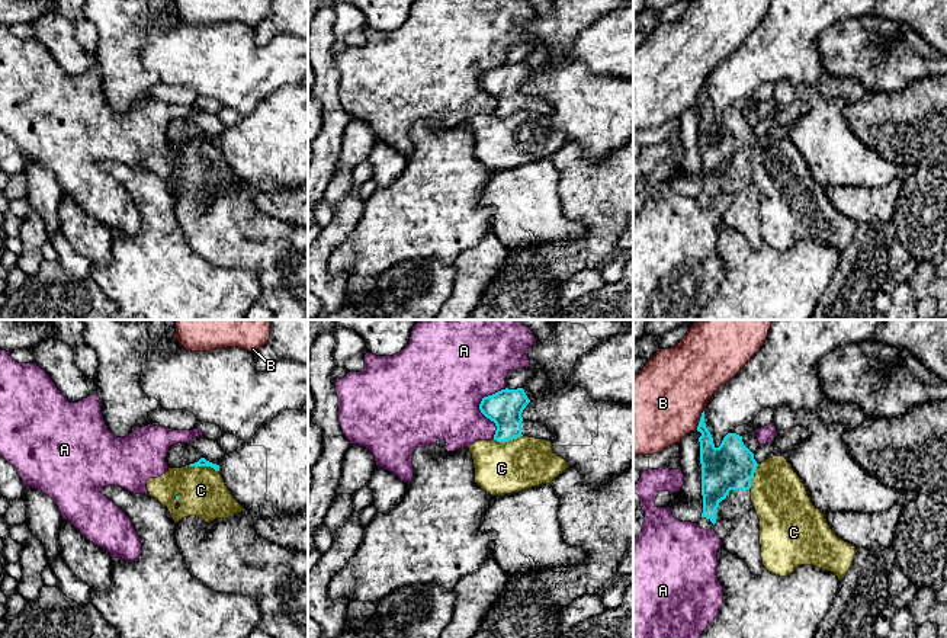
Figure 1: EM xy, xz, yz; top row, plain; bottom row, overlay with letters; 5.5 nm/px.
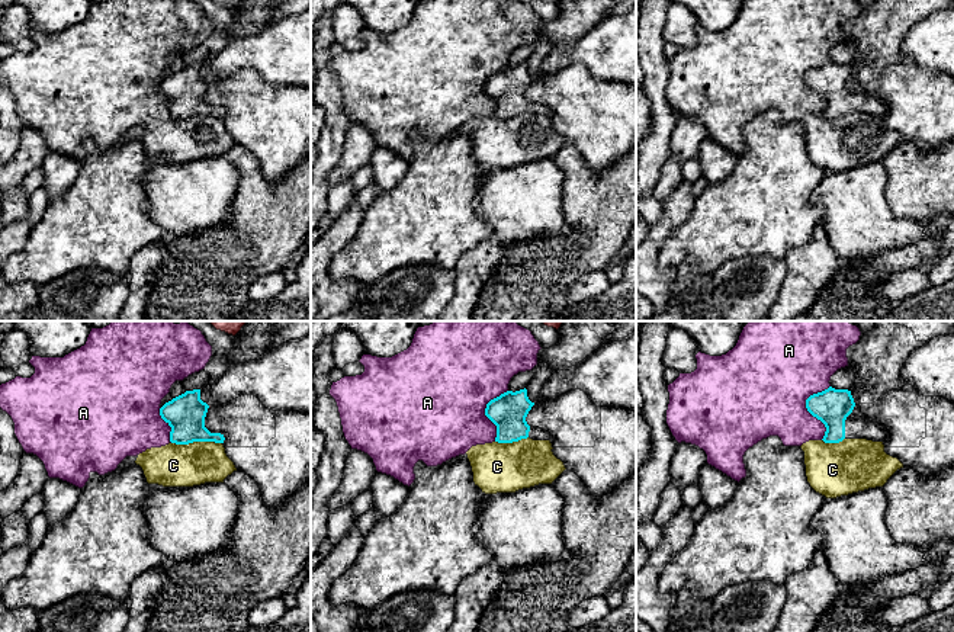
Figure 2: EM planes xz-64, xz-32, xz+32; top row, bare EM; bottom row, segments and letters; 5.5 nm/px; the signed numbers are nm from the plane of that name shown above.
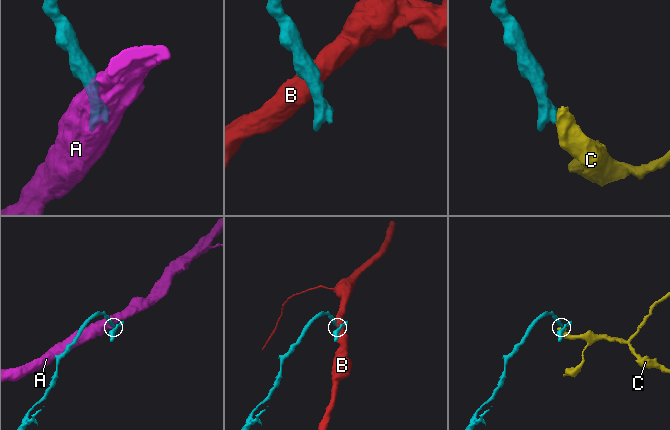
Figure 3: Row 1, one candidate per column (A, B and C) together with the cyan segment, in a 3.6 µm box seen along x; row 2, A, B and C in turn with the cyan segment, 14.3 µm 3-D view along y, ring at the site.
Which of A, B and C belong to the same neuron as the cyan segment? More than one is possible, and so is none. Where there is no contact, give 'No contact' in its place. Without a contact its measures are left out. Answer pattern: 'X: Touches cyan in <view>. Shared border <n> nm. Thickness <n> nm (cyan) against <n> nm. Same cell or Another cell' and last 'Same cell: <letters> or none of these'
A: Touches cyan in xz. Shared border 300 nm. Thickness 190 nm (cyan) against 480 nm. Another cell
B: Touches cyan in yz. Shared border 120 nm. Thickness 180 nm (cyan) against 440 nm. Another cell
C: Touches cyan in xy. Shared border 180 nm. Thickness 50 nm (cyan) against 260 nm. Another cell
Same cell: none of these

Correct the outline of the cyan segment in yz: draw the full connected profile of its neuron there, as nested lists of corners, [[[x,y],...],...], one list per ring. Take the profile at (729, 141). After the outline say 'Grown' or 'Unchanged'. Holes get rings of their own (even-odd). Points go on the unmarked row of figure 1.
[[[704,86],[702,87],[697,106],[702,108],[700,138],[702,138],[702,170],[703,187],[699,201],[709,205],[720,193],[729,193],[732,202],[722,214],[722,221],[745,235],[754,250],[764,247],[760,218],[760,193],[751,176],[751,154],[758,141],[754,128],[744,119],[742,110],[728,108],[720,121],[716,122],[713,112],[704,97]]]. Grown

